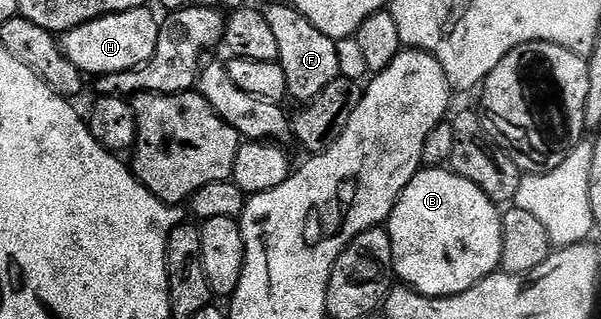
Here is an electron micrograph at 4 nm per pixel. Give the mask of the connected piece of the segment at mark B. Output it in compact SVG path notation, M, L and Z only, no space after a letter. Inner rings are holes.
M423 167L411 182L401 191L391 216L385 222L389 239L393 243L394 276L409 289L416 289L421 295L448 297L461 291L469 291L481 279L500 268L501 227L503 218L500 206L461 175L447 167Z

